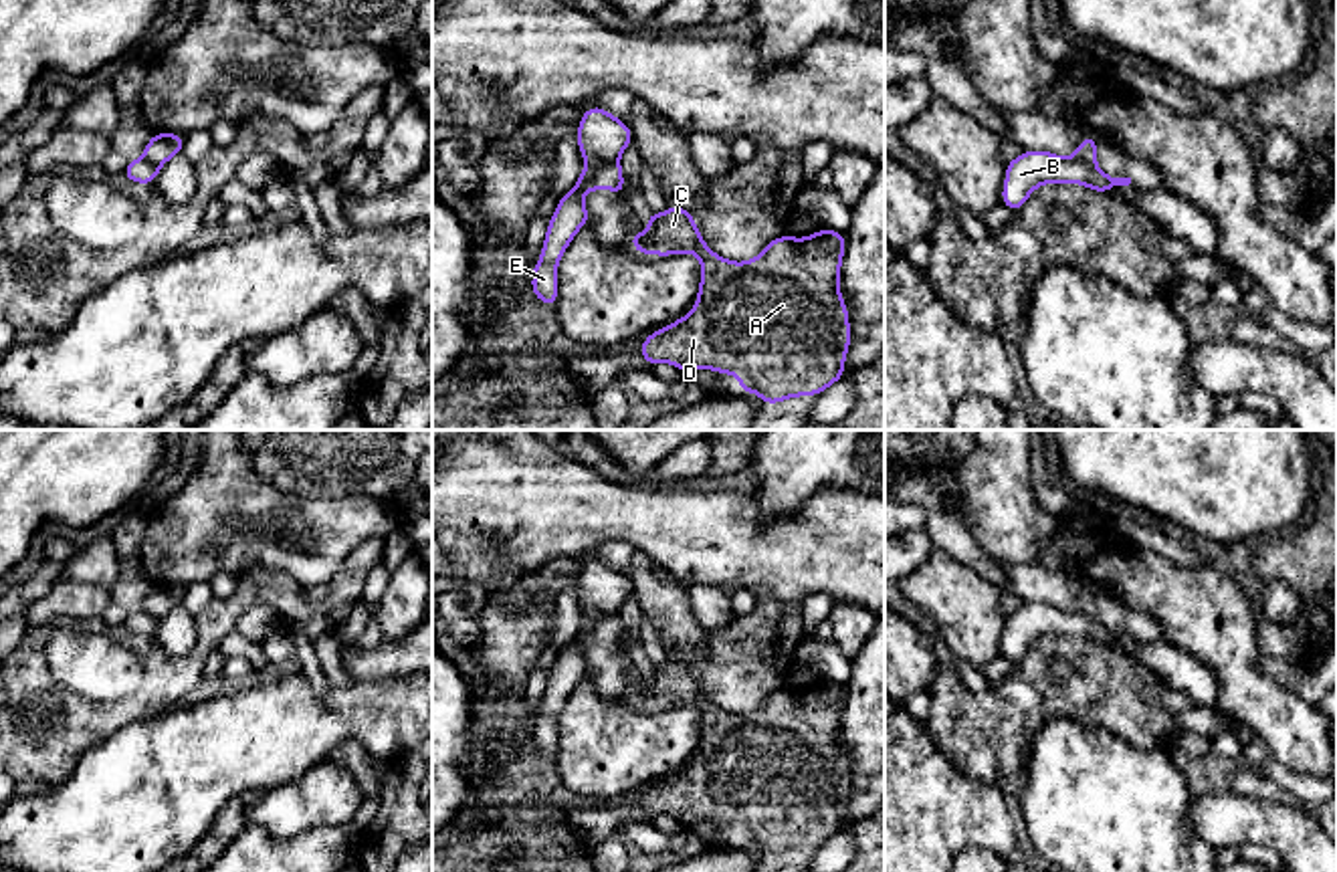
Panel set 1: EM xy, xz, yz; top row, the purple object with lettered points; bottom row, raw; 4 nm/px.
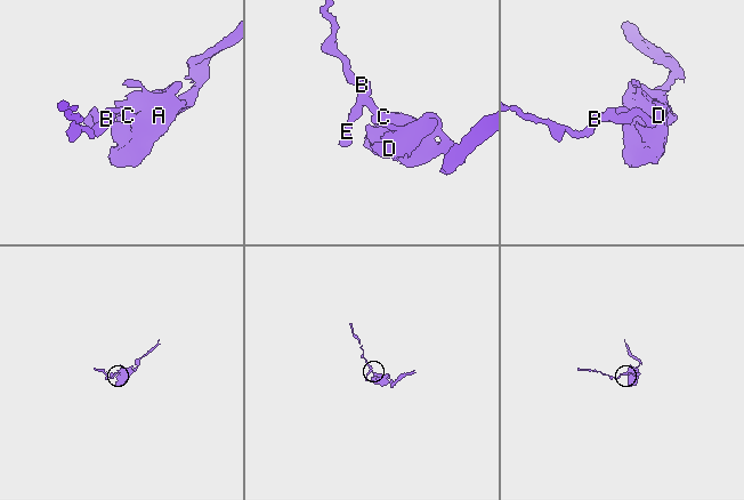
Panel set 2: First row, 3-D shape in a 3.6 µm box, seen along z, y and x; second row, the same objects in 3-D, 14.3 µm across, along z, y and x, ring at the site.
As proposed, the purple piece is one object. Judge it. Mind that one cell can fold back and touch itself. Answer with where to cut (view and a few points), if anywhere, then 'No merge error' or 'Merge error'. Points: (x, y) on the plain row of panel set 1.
Split along xz (616, 612), (604, 614), (584, 640). Merge error

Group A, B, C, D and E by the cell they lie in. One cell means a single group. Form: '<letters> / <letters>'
A C D / B E

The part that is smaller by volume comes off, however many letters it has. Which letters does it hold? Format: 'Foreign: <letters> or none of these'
Foreign: B, E

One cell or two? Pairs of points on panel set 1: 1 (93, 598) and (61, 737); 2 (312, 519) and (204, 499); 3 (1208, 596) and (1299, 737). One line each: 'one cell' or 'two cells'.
1: two cells
2: one cell
3: one cell

